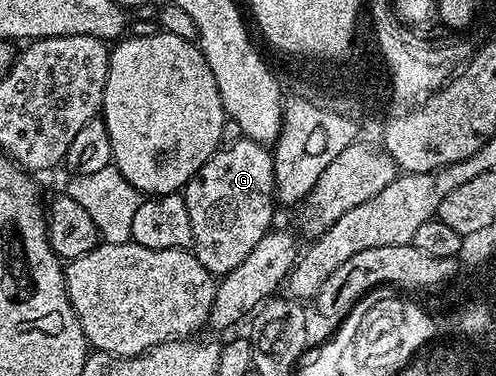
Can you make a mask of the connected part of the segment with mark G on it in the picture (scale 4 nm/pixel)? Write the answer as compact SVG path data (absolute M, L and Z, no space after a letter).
M240 140L218 148L183 190L187 215L191 215L191 252L212 275L224 275L239 267L272 226L276 183L273 154L262 142Z

